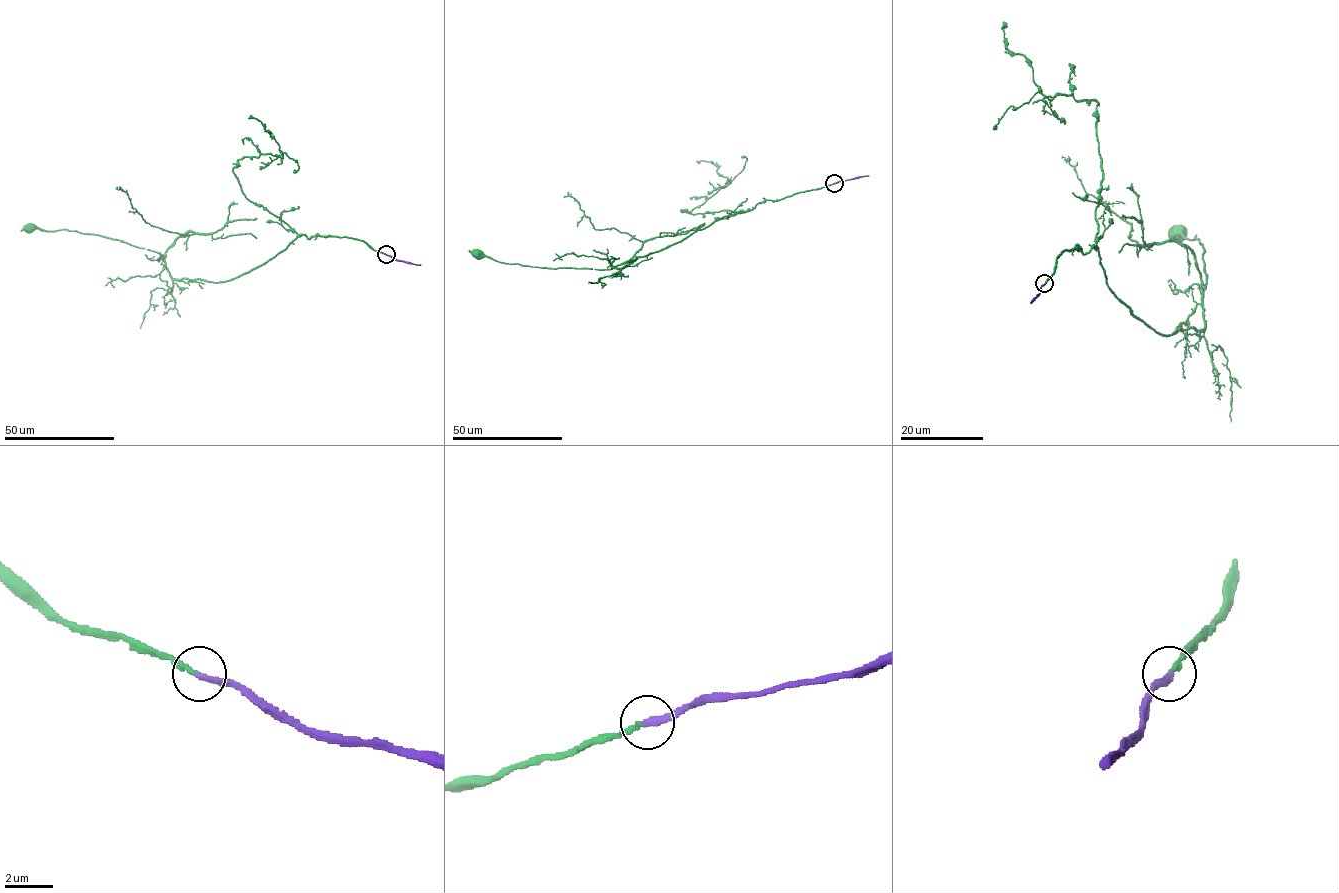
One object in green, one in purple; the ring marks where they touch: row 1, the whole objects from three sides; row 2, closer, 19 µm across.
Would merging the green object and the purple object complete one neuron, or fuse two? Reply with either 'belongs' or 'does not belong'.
belongs

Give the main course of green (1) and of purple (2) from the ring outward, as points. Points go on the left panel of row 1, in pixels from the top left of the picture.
1: (386, 254), (346, 237), (299, 234), (230, 280), (174, 279), (164, 258), (153, 251), (98, 235), (29, 227)
2: (386, 254), (421, 264)

